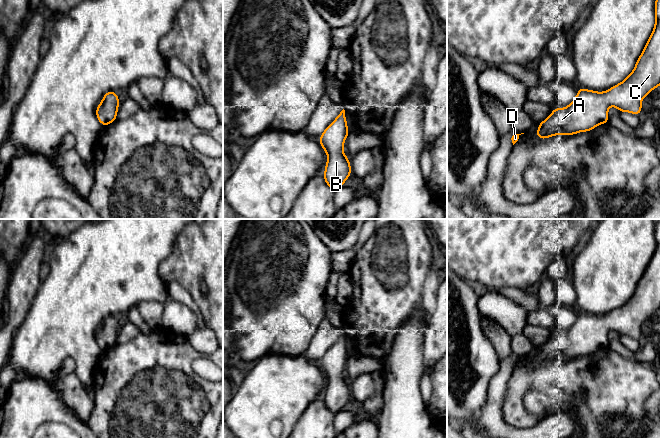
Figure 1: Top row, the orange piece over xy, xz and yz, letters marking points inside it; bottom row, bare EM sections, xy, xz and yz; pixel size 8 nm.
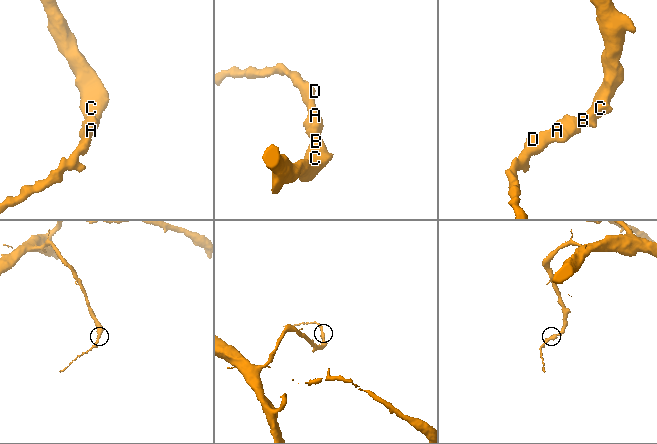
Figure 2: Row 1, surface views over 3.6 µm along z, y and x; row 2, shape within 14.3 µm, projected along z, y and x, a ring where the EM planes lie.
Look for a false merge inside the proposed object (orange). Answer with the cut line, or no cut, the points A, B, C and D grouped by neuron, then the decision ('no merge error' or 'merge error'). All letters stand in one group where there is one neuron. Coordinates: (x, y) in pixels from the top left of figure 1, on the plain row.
no cut; A B C D; no merge error

